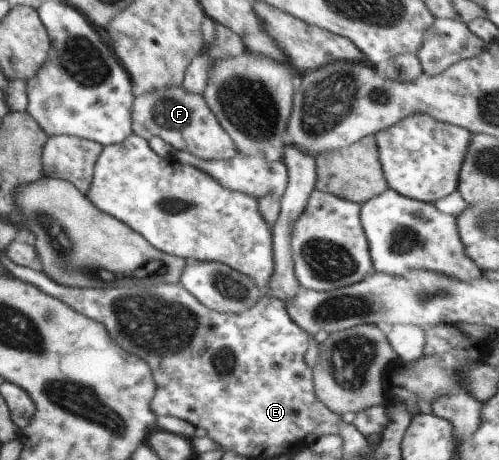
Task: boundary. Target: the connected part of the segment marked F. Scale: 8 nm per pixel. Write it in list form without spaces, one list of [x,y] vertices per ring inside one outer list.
[[[182,86],[136,95],[132,106],[132,132],[146,141],[159,137],[173,149],[205,161],[231,161],[237,155],[232,138],[221,128],[205,97],[191,94]]]

